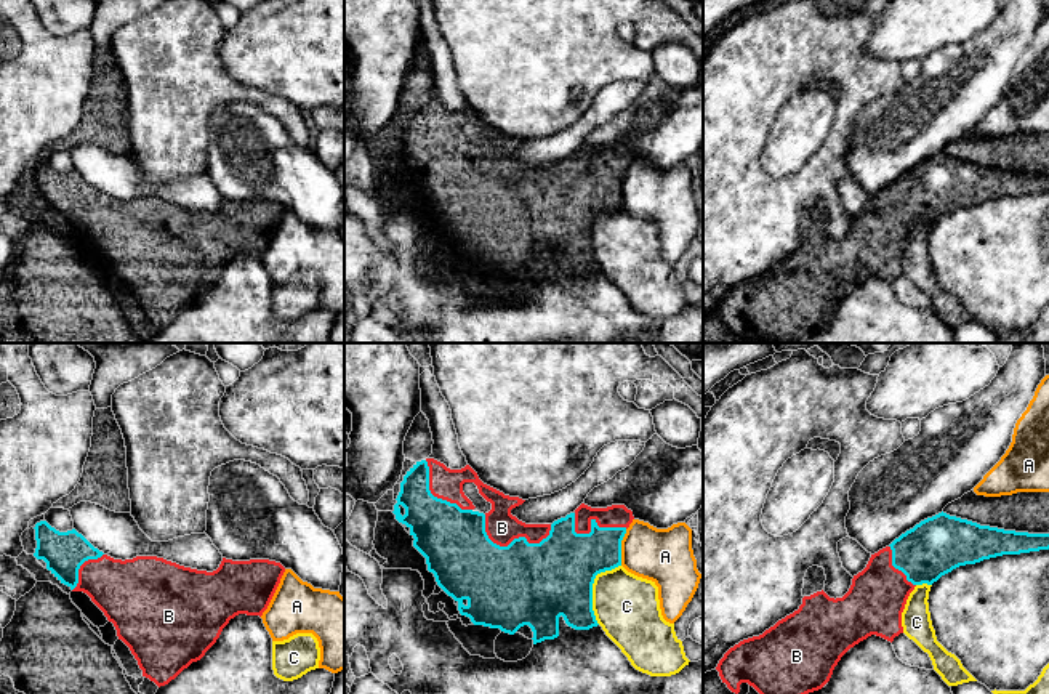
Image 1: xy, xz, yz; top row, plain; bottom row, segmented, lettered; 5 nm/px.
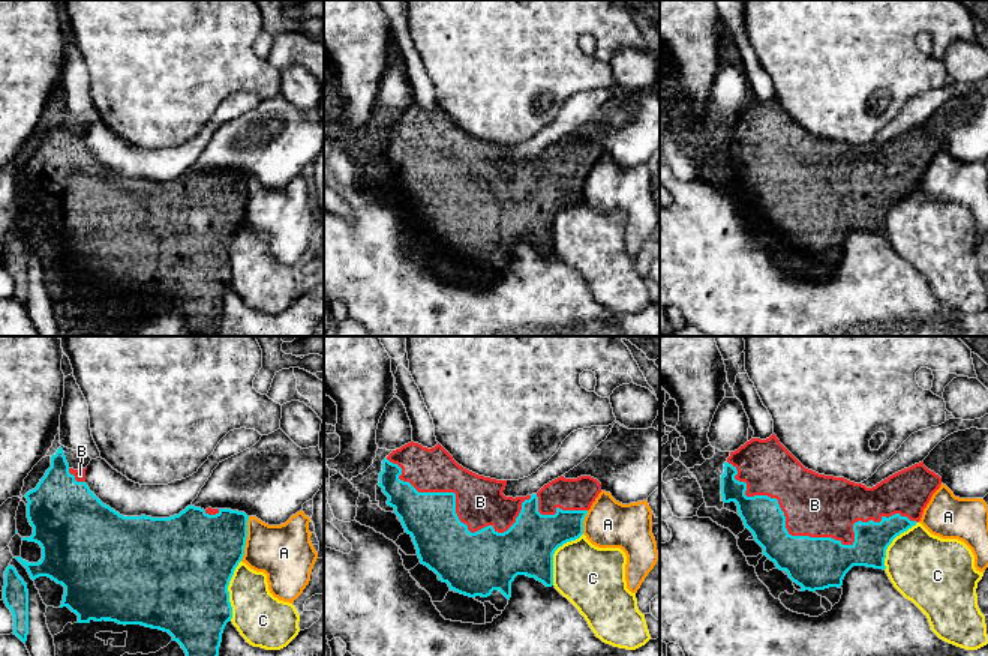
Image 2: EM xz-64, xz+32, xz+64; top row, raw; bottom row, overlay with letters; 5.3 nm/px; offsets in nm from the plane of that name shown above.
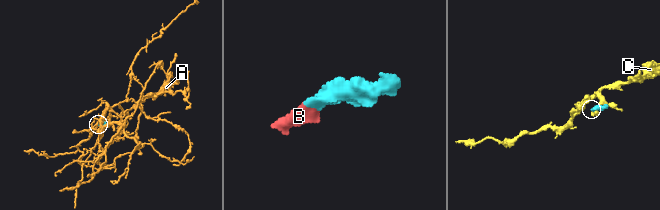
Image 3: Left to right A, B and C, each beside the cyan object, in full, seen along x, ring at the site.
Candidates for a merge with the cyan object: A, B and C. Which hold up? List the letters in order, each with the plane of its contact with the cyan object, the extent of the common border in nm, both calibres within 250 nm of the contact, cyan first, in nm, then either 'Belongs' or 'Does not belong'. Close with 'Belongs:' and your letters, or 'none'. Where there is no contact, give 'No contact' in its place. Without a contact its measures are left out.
A: Touches cyan in xz. Shared border 190 nm. Thickness 280 nm (cyan) against 280 nm. Does not belong
B: Touches cyan in xz. Shared border 360 nm. Thickness 420 nm (cyan) against 160 nm. Belongs
C: Touches cyan in xz. Shared border 320 nm. Thickness 380 nm (cyan) against 320 nm. Does not belong
Belongs: B

